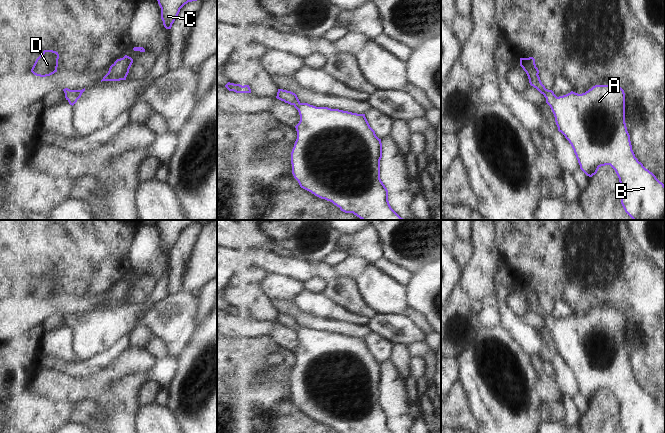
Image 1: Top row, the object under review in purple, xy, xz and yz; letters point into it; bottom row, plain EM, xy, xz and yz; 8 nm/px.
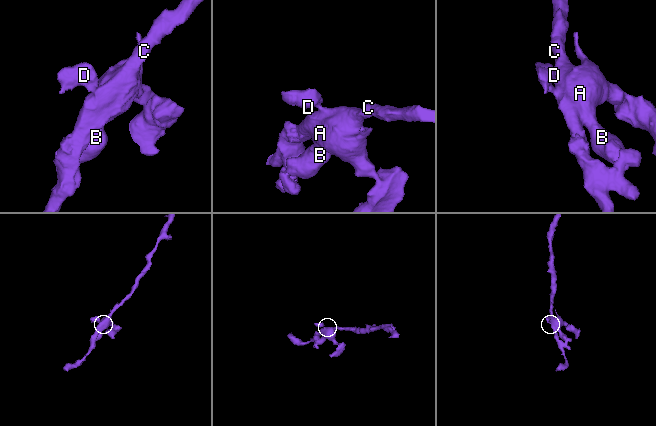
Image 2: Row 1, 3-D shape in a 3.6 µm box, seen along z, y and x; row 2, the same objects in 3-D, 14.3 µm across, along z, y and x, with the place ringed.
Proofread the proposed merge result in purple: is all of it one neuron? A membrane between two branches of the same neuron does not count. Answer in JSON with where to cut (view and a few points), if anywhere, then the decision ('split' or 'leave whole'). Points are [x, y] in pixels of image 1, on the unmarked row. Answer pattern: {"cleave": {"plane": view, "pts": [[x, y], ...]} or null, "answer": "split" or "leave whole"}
{"cleave": null, "answer": "leave whole"}

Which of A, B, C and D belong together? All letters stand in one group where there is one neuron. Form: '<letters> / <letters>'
A B C D

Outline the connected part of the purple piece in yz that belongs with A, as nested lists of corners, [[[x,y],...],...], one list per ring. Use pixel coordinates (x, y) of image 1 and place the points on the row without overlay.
[[[533,281],[520,282],[520,290],[526,296],[530,309],[546,322],[558,355],[571,368],[580,393],[587,400],[592,401],[601,390],[610,389],[619,402],[624,433],[665,433],[665,409],[638,385],[632,374],[625,347],[625,317],[620,310],[615,307],[595,309],[582,318],[571,315],[557,321],[542,308]]]

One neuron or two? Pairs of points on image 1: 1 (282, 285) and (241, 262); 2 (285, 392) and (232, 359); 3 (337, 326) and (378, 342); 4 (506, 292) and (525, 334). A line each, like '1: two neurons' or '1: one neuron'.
1: two neurons
2: one neuron
3: two neurons
4: one neuron

